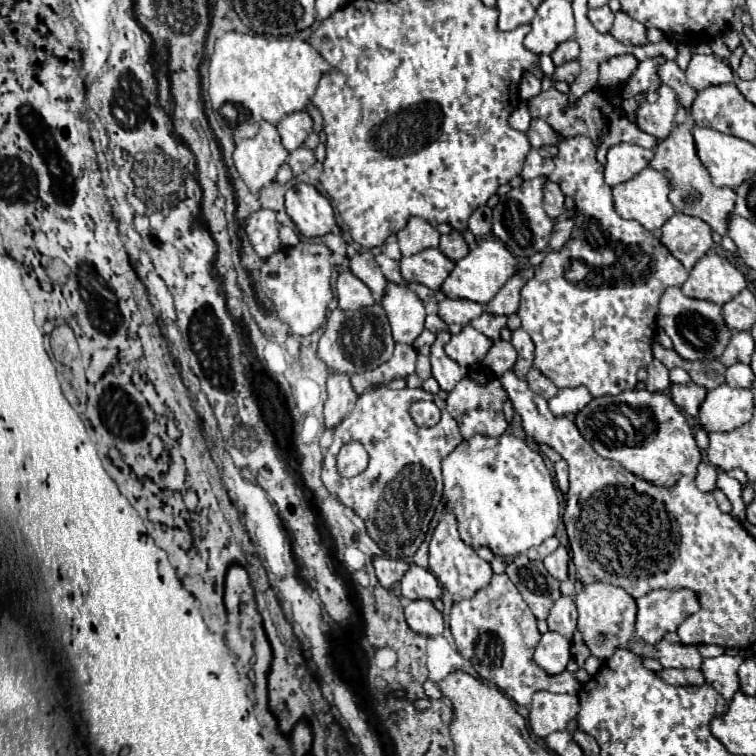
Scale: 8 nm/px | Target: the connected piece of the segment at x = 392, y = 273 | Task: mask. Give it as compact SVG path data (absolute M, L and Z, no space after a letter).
M378 253L378 255L376 255L376 263L378 263L380 271L384 273L384 277L386 277L388 281L396 281L396 283L402 283L398 261L394 261L394 259L388 259L384 253Z

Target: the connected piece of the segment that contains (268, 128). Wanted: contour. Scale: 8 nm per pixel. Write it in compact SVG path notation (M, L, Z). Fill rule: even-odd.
M262 121L258 135L238 141L232 157L246 187L256 193L268 181L274 181L276 171L288 159L288 151L282 147L276 127Z

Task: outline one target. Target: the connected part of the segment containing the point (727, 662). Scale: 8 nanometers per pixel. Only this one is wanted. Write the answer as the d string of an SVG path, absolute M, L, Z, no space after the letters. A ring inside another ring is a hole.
M748 649L745 658L732 655L720 655L720 657L712 657L712 659L704 659L700 665L700 671L706 679L708 685L712 685L726 701L732 699L732 693L736 693L736 689L740 687L736 681L736 665L740 665L740 661L744 659L753 659L755 652Z

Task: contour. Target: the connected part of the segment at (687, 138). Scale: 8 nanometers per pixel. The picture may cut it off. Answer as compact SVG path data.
M676 125L670 131L670 135L656 145L654 157L650 159L650 167L660 171L668 179L670 183L668 199L676 211L698 217L706 221L712 227L712 231L726 235L726 219L728 219L728 213L734 211L736 193L728 187L714 187L708 171L696 157L696 145L692 139L692 131L686 125Z

